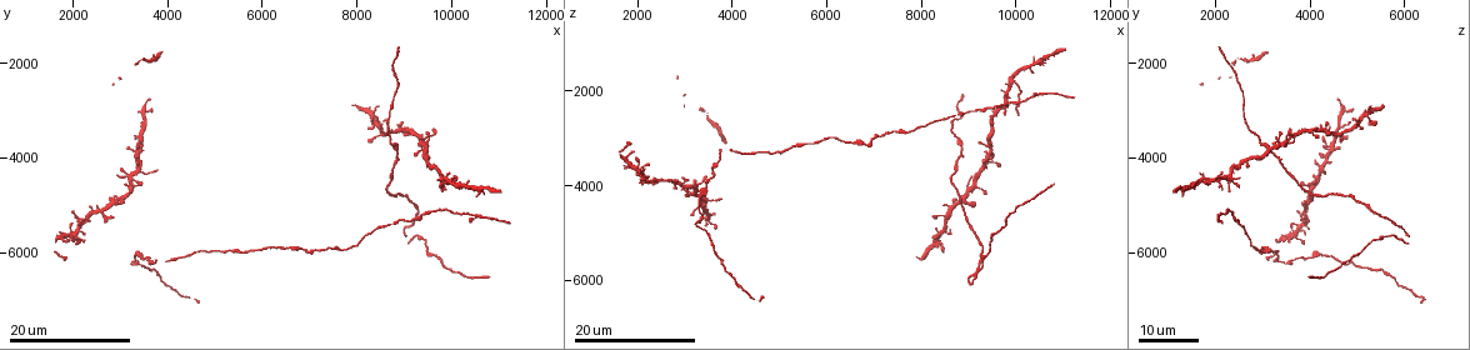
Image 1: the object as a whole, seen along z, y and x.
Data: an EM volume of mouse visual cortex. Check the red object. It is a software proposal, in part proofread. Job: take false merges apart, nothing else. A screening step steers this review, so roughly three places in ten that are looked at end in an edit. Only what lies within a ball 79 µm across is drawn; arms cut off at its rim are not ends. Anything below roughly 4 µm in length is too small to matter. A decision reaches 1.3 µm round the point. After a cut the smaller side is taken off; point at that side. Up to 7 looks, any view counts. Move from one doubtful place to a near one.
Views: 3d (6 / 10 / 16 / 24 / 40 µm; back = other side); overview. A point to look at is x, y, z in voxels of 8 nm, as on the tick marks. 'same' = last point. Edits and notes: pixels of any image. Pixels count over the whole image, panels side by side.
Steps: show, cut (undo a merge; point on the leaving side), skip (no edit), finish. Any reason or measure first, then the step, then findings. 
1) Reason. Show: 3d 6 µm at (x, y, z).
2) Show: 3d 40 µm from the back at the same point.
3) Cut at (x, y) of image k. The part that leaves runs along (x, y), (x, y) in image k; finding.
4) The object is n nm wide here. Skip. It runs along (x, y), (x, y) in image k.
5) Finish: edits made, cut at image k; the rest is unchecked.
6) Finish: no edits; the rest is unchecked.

Show: 3d 24 µm at (3350, 6000, 4100).

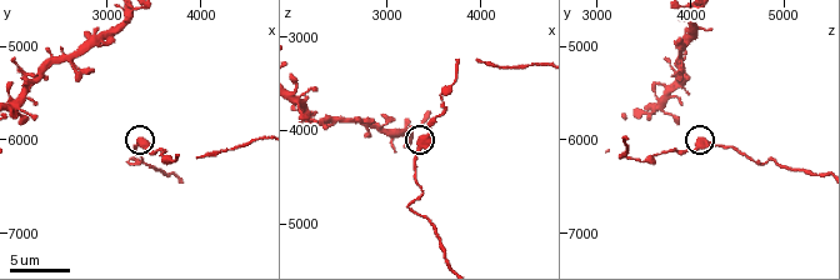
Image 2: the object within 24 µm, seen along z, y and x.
Show: 3d 10 µm at (3350, 6000, 4150).

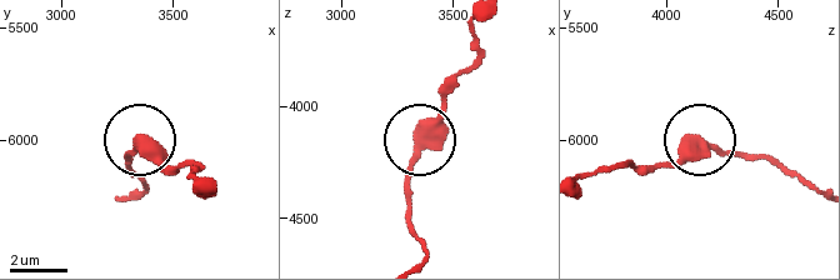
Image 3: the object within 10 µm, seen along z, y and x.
Skip. It runs along (474, 26), (476, 55), (413, 163), (408, 210) in image 3; all the same cell.

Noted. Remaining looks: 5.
Three arms meet. Show: 3d 24 µm at (3400, 3750, 4400).

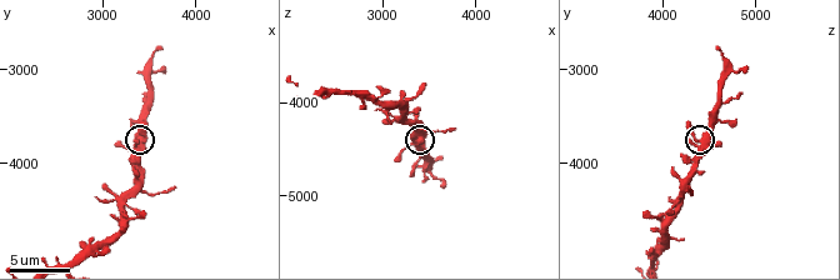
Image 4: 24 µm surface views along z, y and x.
Show: 3d 10 µm at (3450, 3750, 4400).

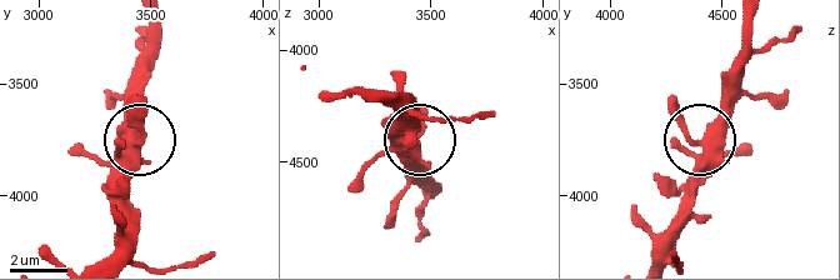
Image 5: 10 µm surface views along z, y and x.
Zoom in. Show: 3d 6 µm at (3440, 3770, 4380).

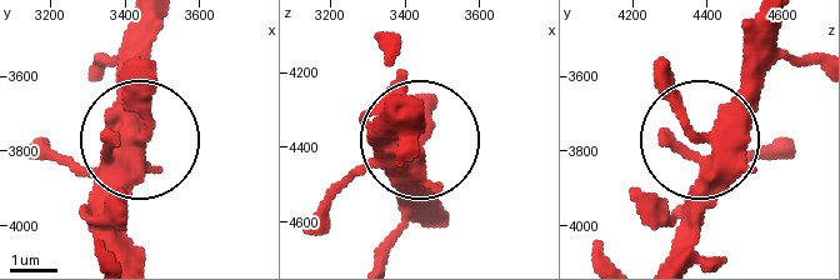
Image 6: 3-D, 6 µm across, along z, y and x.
3 arms meet here. Skip. Continuous, no second cell.

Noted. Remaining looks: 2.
Show: 3d 24 µm at (5300, 5950, 3150).

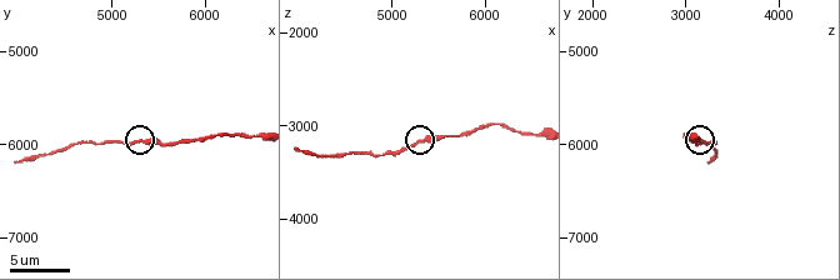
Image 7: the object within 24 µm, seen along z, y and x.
Show: 3d 6 µm at (5300, 6000, 3200).

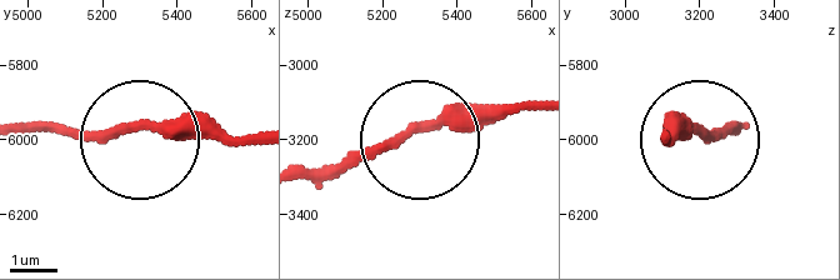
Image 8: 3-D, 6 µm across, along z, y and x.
The object is 220 nm wide here. Skip. It runs along (663, 133), (734, 129) in image 8; one cell here.

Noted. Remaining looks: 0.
Finish: no edits; the rest is unchecked.

